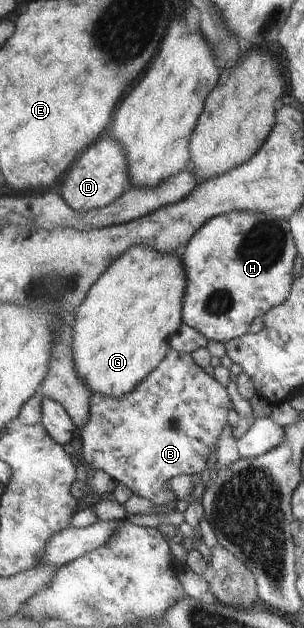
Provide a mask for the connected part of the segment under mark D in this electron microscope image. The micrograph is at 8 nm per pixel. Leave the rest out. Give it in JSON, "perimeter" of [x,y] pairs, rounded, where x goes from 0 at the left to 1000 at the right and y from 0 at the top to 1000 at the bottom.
{"perimeter":[[[365,218],[332,221],[250,253],[224,277],[194,288],[184,303],[247,336],[289,338],[342,331],[382,322],[424,298],[434,298],[421,269],[421,253],[398,228],[385,228]]]}

